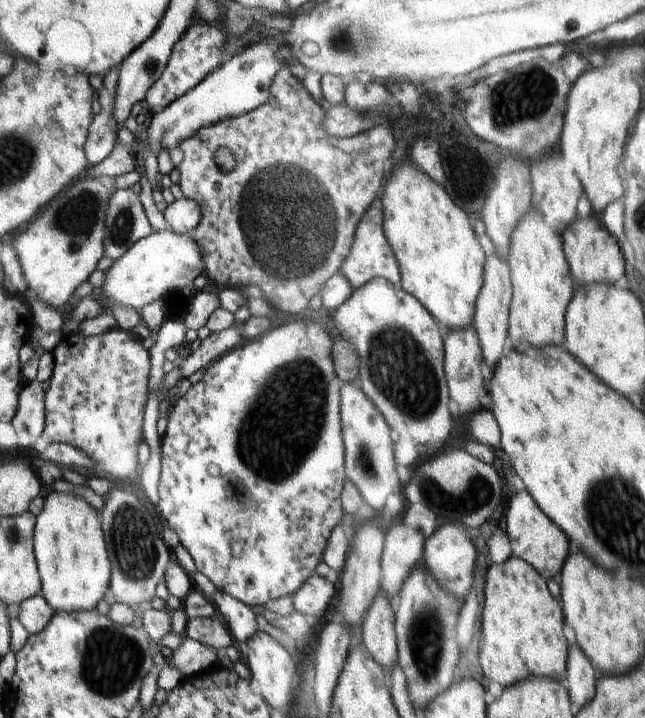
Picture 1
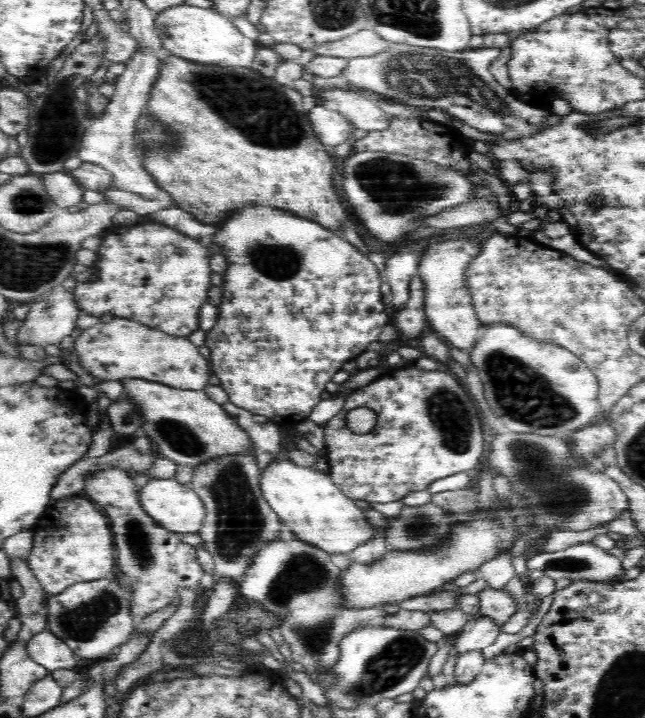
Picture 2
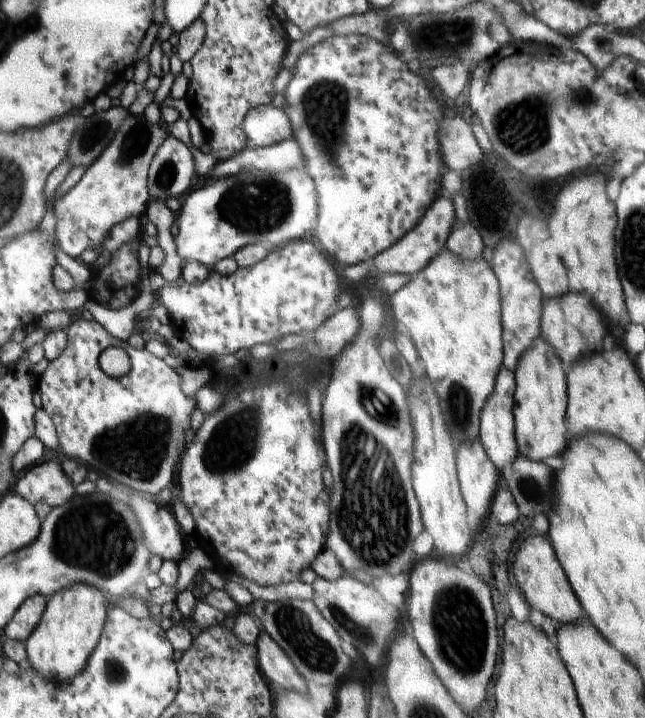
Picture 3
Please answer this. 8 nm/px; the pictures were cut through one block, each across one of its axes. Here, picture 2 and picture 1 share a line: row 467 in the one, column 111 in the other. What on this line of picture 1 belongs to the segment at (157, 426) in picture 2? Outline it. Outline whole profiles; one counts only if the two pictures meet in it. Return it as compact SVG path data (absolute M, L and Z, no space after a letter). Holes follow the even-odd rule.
M83 177L15 237L14 252L20 258L27 290L34 292L40 302L56 309L66 306L78 286L96 270L105 253L105 219L113 191L112 181Z

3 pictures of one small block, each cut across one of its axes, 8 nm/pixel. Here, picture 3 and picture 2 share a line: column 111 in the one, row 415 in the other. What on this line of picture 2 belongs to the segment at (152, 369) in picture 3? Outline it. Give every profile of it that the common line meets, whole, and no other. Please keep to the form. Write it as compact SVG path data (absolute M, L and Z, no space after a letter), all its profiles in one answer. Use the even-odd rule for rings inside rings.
M413 365L396 370L392 376L380 375L378 380L353 391L345 400L343 409L324 426L325 451L328 472L336 487L345 496L369 503L400 501L408 494L426 489L429 483L440 478L476 468L487 453L489 435L482 430L478 419L479 408L469 393L467 385L438 369L426 371ZM368 407L377 414L374 428L366 434L356 434L348 428L346 415L349 410Z

